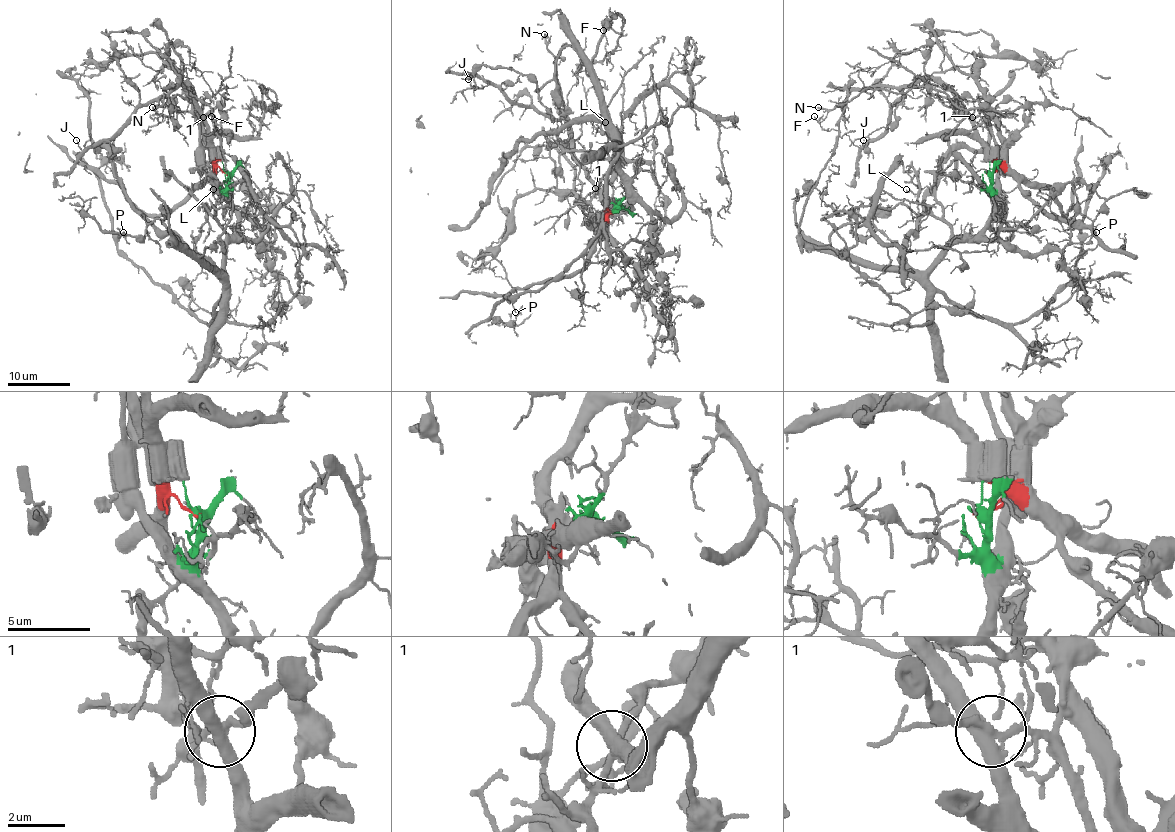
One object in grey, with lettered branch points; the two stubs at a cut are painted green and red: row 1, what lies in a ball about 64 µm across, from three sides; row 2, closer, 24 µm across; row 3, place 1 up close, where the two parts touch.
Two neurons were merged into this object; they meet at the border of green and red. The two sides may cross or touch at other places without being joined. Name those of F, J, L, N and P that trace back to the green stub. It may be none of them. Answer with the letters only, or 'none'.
F, L, P

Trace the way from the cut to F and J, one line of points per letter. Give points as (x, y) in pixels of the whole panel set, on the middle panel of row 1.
F: (618, 205), (629, 205), (628, 177), (592, 57), (603, 26), (623, 18), (611, 54), (603, 30)
J: (618, 205), (607, 213), (603, 196), (573, 152), (564, 119), (514, 104), (475, 75), (469, 79)

